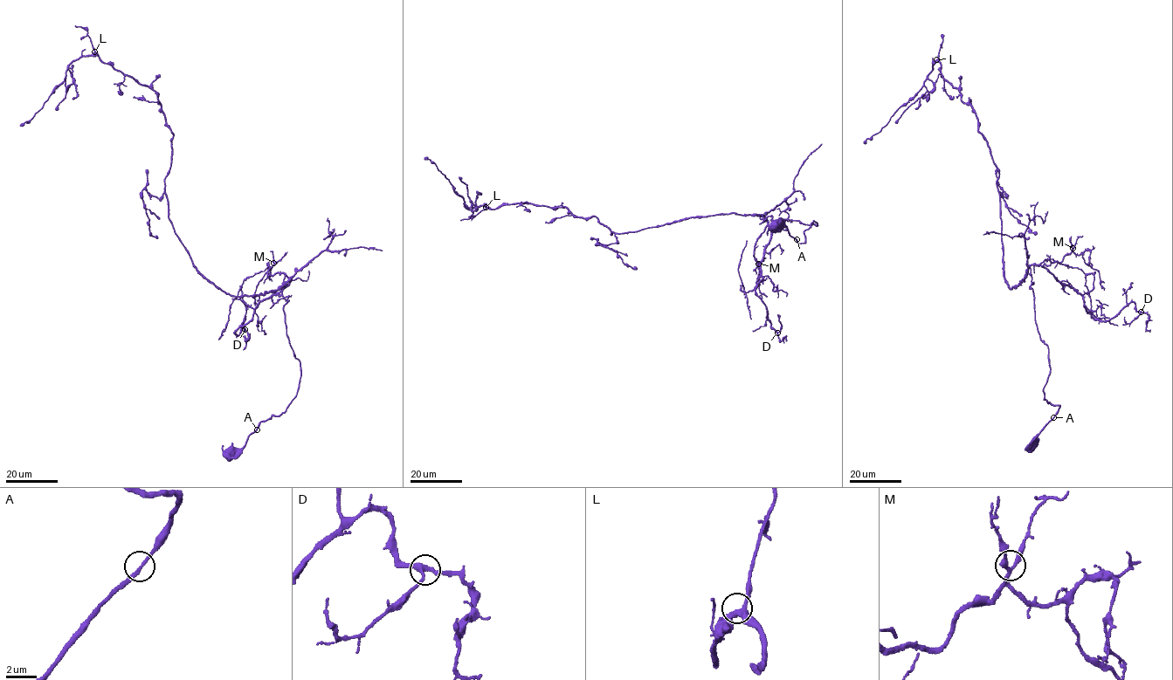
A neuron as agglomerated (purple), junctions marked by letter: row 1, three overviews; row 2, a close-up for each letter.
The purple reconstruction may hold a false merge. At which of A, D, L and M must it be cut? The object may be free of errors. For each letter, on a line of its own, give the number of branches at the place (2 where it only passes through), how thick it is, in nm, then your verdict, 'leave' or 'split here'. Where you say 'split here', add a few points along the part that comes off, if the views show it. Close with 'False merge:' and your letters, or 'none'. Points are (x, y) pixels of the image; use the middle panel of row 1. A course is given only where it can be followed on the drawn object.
A: 2 | 220 nm | leave
D: 3 | 280 nm | leave
L: 3 | 320 nm | leave
M: 3 | 240 nm | leave
False merge: none

